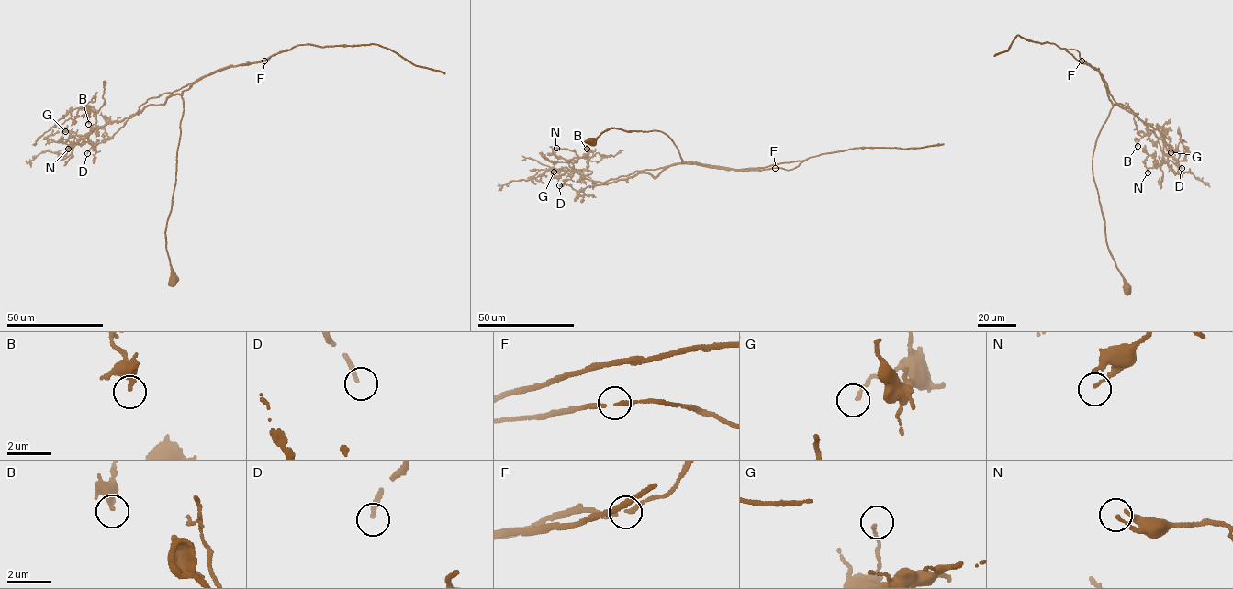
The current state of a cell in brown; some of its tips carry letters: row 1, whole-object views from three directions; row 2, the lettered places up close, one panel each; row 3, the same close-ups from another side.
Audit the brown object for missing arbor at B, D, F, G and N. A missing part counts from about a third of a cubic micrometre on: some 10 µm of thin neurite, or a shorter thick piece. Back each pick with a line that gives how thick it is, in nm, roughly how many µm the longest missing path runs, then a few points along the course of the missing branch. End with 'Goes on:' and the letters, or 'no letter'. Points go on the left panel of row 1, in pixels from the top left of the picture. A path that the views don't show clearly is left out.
D: 200 nm thick; about 30 µm are missing; missing branch runs (87, 153), (93, 160), (89, 164), (94, 169), (107, 172), (103, 177)
Goes on: D

